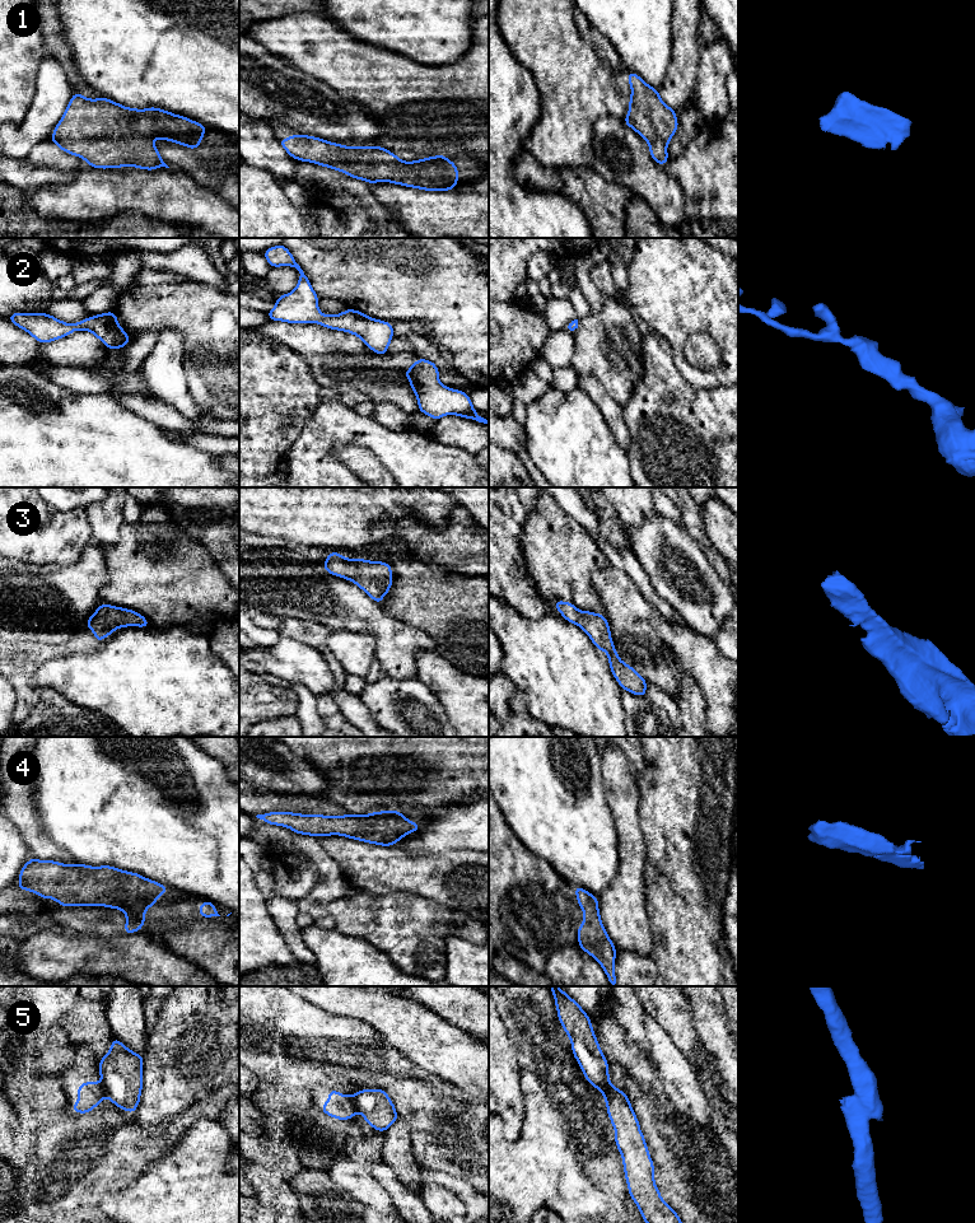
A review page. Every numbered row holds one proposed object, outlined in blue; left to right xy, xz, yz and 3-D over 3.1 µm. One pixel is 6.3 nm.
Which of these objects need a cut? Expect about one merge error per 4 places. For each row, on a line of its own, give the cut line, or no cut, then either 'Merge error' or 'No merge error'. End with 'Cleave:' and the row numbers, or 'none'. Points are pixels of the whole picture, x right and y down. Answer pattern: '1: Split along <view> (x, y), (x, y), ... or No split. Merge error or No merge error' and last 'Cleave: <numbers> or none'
1: No split. No merge error
2: No split. No merge error
3: No split. No merge error
4: No split. No merge error
5: Split along xz (351, 1096), (358, 1110). Merge error
Cleave: 5

